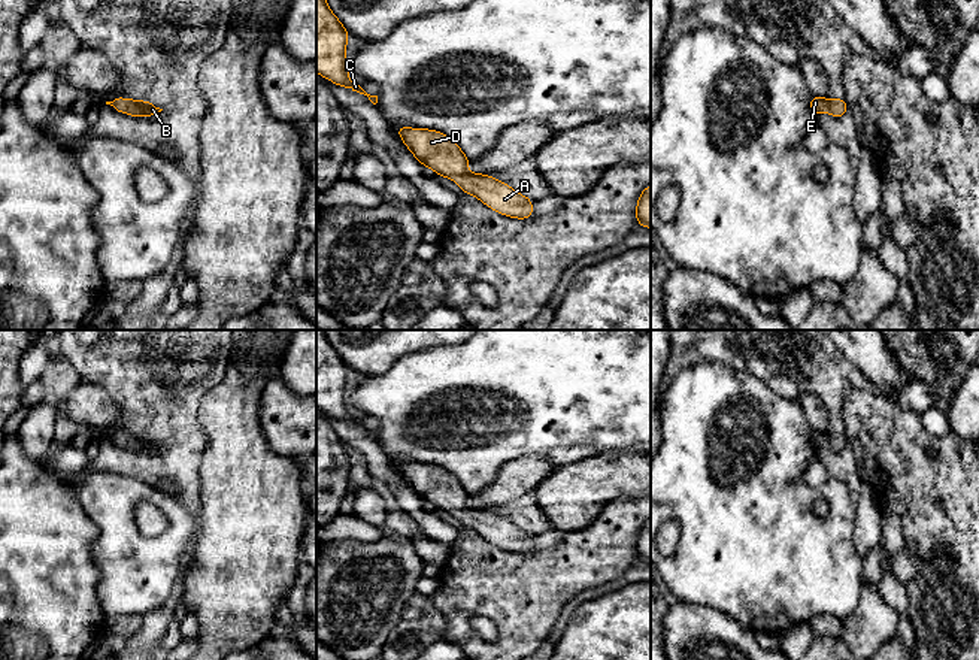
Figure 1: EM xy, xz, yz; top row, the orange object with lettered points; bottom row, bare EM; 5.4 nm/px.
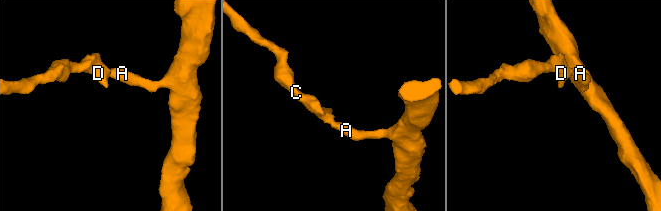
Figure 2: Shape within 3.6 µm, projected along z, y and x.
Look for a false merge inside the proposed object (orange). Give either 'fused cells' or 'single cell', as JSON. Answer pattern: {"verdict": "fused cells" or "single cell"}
{"verdict": "single cell"}

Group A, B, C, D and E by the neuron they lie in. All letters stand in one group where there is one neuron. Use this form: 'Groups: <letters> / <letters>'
Groups: A B C D E

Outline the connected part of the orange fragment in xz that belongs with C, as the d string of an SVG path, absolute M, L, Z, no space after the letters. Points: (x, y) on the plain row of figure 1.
M316 330L316 406L331 417L364 429L376 439L378 430L367 429L358 418L348 412L345 391L349 367L327 340L324 330Z

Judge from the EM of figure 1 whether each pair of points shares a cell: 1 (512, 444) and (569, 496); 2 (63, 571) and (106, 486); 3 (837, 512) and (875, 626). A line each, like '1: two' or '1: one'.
1: two
2: two
3: two

